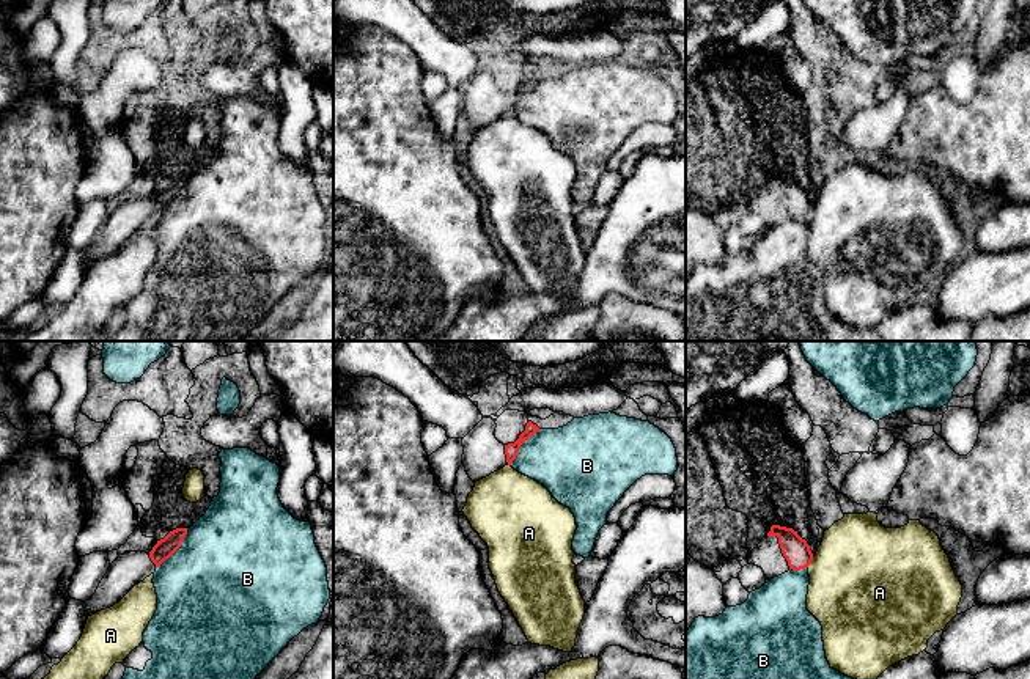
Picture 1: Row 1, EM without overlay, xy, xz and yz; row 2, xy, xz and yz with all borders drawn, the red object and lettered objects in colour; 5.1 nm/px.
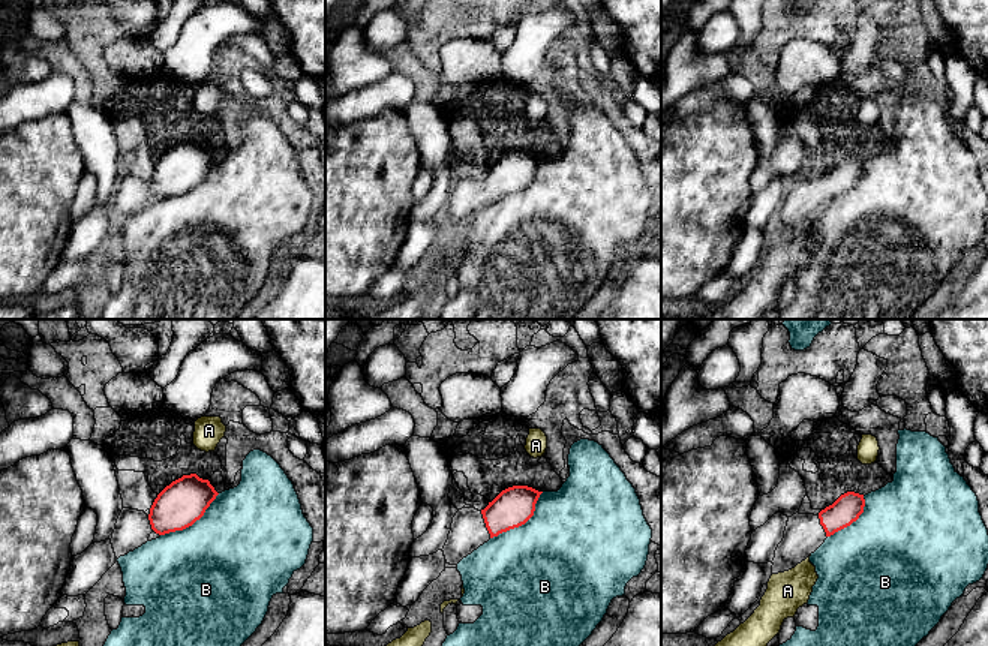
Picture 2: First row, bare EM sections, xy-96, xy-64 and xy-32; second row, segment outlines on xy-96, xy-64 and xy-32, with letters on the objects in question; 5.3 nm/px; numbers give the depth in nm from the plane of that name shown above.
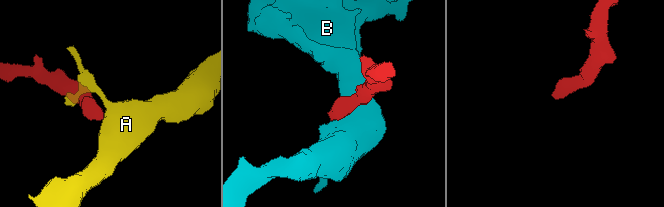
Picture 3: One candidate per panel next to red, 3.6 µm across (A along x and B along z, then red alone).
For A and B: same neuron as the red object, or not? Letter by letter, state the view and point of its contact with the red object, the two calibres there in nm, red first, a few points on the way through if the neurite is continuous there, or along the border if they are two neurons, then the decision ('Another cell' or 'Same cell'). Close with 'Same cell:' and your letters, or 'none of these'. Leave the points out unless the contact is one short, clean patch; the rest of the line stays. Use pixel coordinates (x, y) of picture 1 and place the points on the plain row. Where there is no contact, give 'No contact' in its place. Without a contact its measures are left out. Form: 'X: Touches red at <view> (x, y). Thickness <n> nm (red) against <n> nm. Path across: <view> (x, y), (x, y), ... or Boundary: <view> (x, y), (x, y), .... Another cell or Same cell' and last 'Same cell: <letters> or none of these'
A: Touches red at yz (812, 208). Thickness 140 nm (red) against 500 nm. Another cell
B: Touches red at xy (176, 197). Thickness 100 nm (red) against 500 nm. Boundary: xy (187, 176), (181, 192), (156, 216). Another cell
Same cell: none of these

